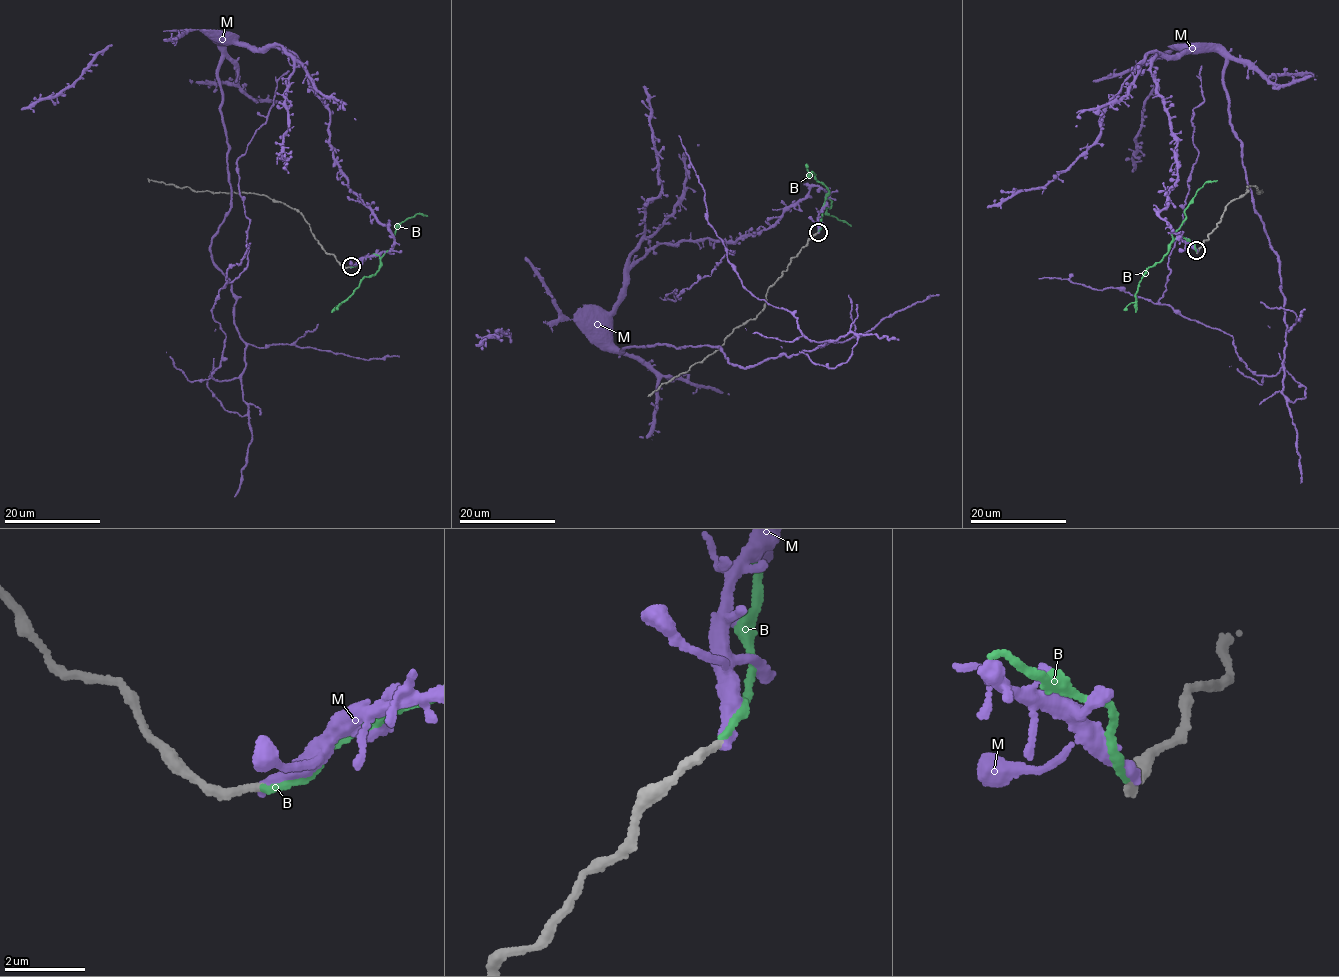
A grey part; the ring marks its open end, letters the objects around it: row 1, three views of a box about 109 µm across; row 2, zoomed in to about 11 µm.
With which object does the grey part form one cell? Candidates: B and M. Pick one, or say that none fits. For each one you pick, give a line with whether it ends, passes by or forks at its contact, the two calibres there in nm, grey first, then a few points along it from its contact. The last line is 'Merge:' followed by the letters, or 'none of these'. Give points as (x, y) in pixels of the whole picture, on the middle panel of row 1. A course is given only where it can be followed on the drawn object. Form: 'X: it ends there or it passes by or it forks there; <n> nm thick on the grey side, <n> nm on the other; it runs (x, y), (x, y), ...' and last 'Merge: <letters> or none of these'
B: it ends there; 200 nm thick on the grey side, 170 nm on the other; it runs (818, 232), (829, 193), (813, 172), (809, 173), (806, 164)
Merge: B

